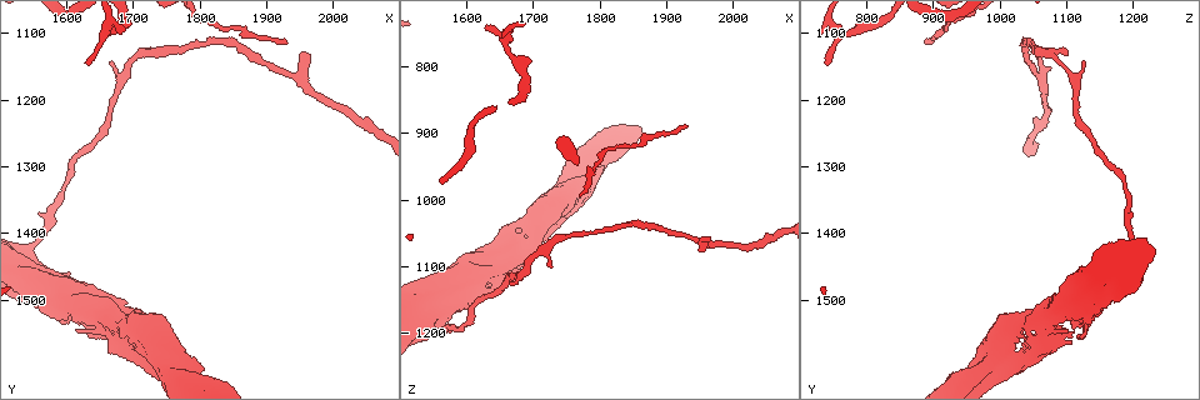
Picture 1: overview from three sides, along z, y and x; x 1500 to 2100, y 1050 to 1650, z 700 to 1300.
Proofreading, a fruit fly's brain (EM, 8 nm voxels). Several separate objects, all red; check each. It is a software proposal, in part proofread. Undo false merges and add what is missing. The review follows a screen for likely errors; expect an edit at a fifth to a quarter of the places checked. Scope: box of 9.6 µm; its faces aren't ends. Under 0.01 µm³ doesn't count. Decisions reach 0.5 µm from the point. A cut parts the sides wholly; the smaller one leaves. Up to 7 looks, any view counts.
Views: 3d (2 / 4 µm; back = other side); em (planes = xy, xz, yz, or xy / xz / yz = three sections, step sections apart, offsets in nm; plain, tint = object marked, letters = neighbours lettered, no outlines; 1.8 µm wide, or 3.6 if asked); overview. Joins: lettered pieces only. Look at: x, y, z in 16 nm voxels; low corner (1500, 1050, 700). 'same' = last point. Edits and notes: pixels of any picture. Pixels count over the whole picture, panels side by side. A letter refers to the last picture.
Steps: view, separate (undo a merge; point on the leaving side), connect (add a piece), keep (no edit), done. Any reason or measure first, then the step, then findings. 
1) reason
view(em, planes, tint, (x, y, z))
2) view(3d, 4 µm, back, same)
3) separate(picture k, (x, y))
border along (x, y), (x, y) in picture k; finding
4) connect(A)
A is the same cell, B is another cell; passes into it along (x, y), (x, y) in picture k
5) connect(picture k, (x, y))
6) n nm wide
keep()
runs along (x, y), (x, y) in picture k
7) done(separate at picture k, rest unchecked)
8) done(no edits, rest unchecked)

thin end
view(em, yz, step 4, letters, (1930, 1120, 890))

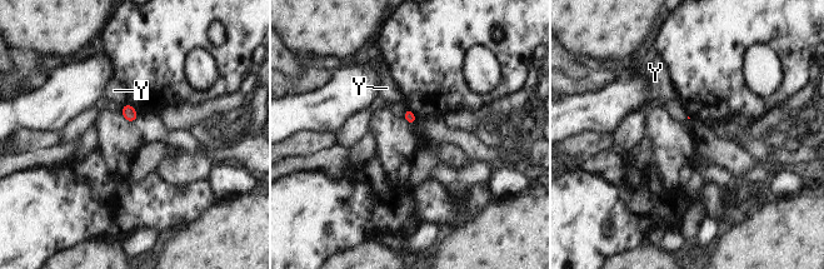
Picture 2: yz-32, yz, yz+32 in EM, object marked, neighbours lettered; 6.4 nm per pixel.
keep()
Y is another cell; none of them fits

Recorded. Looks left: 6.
an open end
view(em, yz, step 4, tint, (1635, 1145, 745))

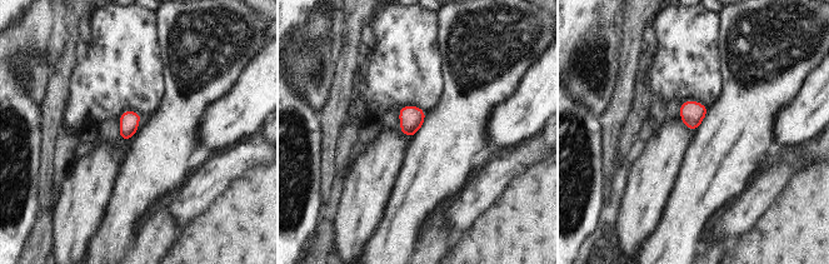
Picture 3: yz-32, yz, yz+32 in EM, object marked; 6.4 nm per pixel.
view(em, planes, tint, same)

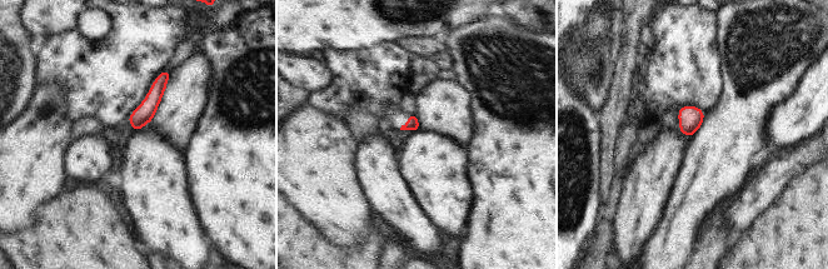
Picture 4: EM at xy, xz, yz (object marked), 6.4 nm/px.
view(em, planes, letters, same)

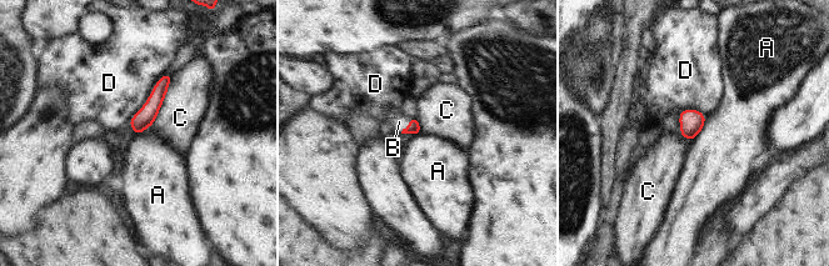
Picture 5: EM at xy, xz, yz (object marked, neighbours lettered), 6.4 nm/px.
connect(B)
B is the same cell, A, C and D are other cells; it goes on there

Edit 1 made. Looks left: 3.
narrows sharply
view(3d, 2 µm, (1690, 1150, 1095))

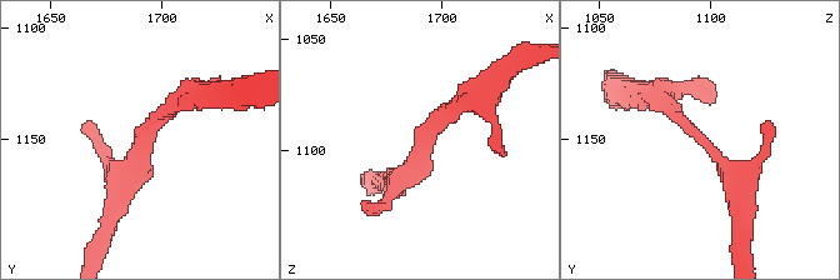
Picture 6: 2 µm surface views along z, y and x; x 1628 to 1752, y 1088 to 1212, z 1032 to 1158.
view(em, planes, letters, (1691, 1147, 1094))

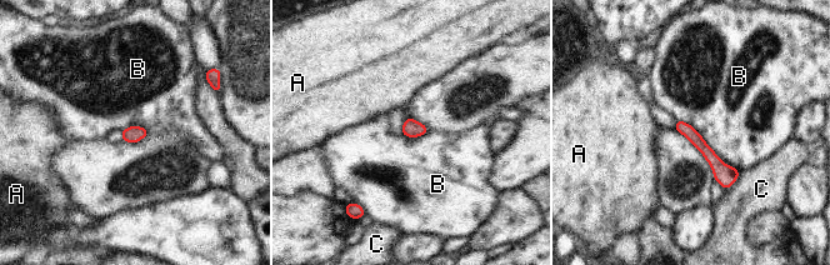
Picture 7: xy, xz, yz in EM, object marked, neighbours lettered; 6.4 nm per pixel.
80 nm wide
keep()
A, B and C are other cells; runs along (679, 124), (726, 184) in picture 7; continuous, no second neuron

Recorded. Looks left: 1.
done(connect at picture 5, rest unchecked)

